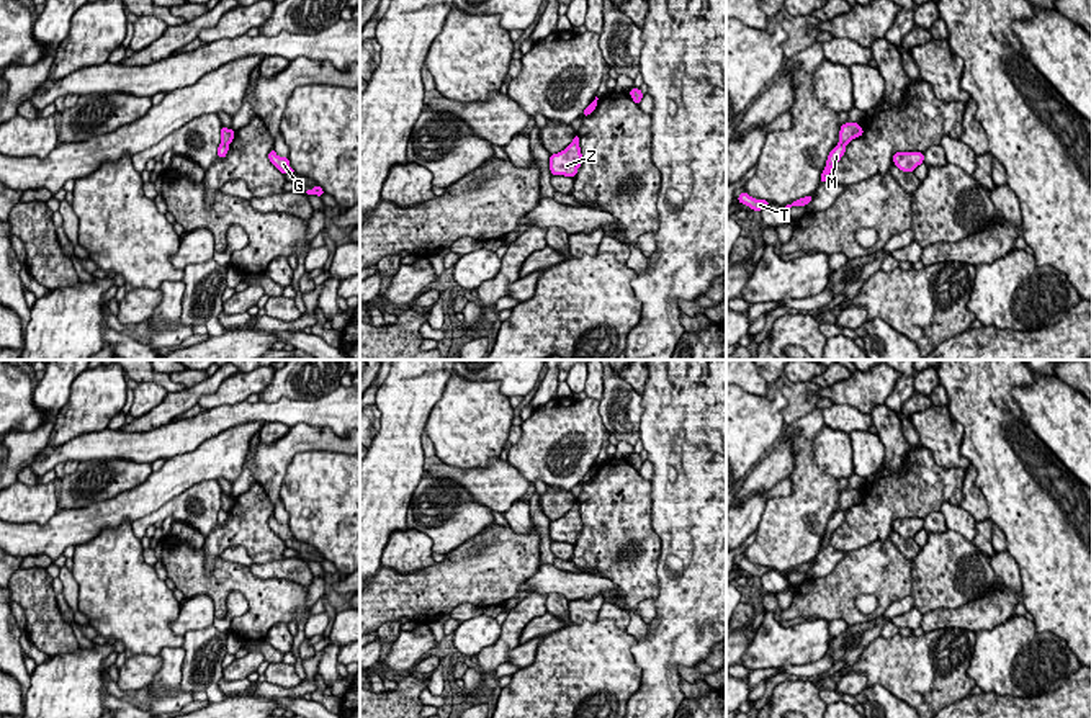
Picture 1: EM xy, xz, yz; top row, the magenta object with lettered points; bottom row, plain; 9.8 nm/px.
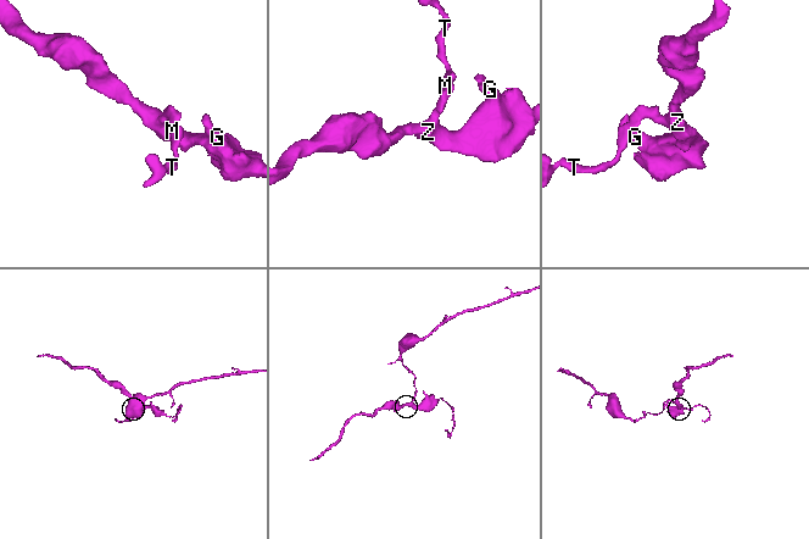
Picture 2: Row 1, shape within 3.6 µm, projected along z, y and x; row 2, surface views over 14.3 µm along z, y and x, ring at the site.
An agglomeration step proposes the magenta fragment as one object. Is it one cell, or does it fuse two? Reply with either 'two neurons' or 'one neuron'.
two neurons

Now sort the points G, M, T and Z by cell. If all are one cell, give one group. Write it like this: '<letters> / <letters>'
G Z / M T

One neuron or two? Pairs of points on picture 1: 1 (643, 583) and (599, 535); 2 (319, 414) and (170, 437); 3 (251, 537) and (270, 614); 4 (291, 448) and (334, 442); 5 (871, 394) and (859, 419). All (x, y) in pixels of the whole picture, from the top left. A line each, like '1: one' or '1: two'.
1: one
2: one
3: two
4: one
5: two

